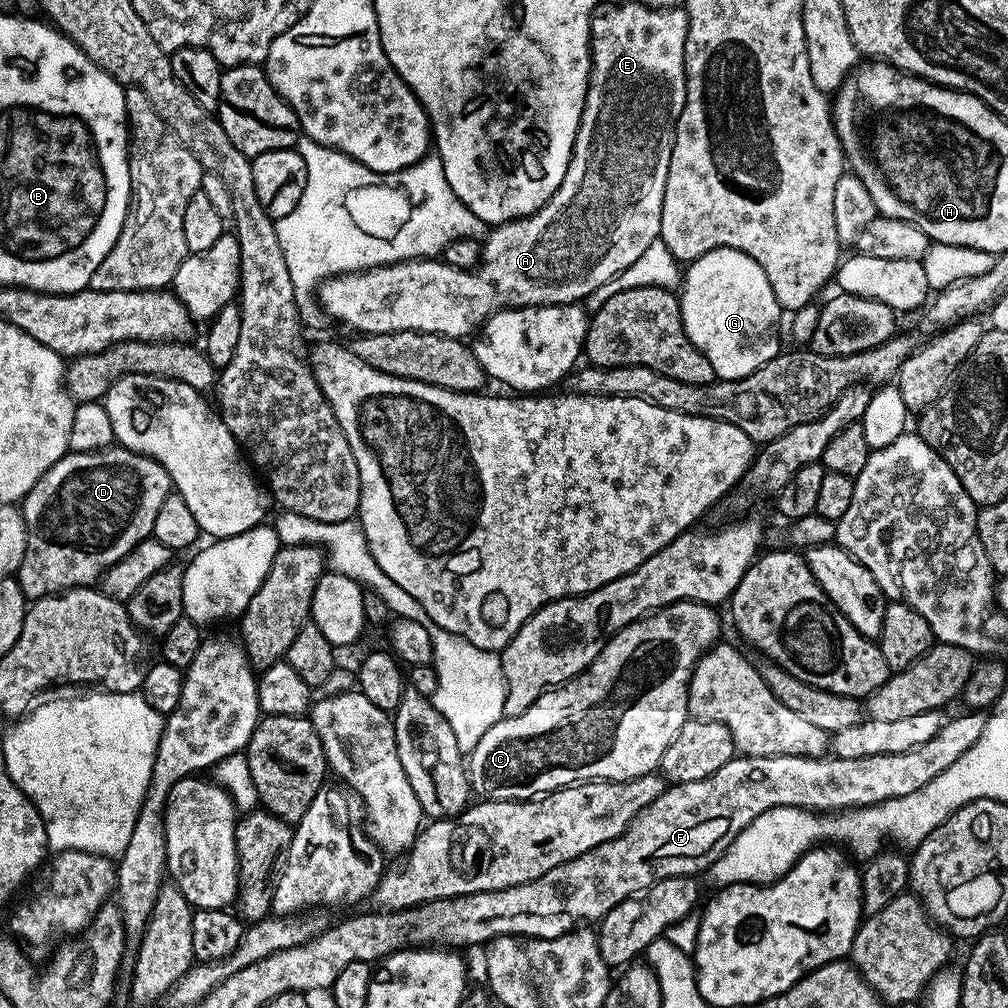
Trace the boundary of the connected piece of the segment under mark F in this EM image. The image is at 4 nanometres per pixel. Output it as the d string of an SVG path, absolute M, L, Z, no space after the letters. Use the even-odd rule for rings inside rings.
M964 714L968 716L960 716L957 720L949 719L934 738L930 738L930 742L922 742L922 746L914 746L914 750L906 750L902 754L874 754L866 758L842 758L836 756L829 758L811 758L809 756L741 756L737 755L730 762L726 762L726 766L722 766L722 770L718 770L710 778L702 778L698 782L686 782L685 784L673 784L665 787L664 793L658 798L654 798L654 802L650 802L648 806L642 809L636 817L628 823L620 836L613 837L599 844L594 850L590 850L586 854L582 854L578 858L574 858L569 864L558 866L554 870L550 870L546 874L542 874L542 878L531 880L525 884L519 884L517 888L505 888L503 892L475 892L473 896L466 896L455 901L456 916L460 921L451 920L448 916L440 916L428 928L428 936L432 940L457 940L460 944L476 944L480 940L480 924L492 924L497 920L500 924L505 924L507 931L512 934L521 934L526 938L537 938L539 940L553 940L569 931L577 922L599 922L604 919L604 915L614 906L618 906L623 902L637 894L643 893L645 890L657 884L660 880L666 880L669 876L687 876L695 877L695 872L711 869L712 863L716 861L723 852L730 846L730 842L734 842L734 838L738 838L738 834L746 827L750 826L750 822L754 822L754 818L758 818L758 814L762 814L771 808L807 808L809 810L847 810L849 808L857 808L866 804L877 804L882 800L890 798L900 798L902 794L914 794L914 790L918 790L918 786L926 786L926 782L938 778L938 774L942 774L942 770L946 770L946 766L954 766L954 762L958 762L958 758L962 758L962 754L966 754L968 750L976 742L984 730L985 717L980 714Z

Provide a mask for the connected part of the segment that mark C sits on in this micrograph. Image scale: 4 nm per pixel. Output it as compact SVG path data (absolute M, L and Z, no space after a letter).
M680 600L677 604L667 604L664 608L658 608L643 616L641 620L635 620L626 625L620 632L615 632L609 640L605 640L603 650L590 662L590 666L580 672L573 680L560 684L557 688L551 688L529 706L526 711L517 716L504 716L474 746L466 760L468 779L473 793L476 792L481 801L486 800L531 800L539 798L549 792L556 792L560 788L567 788L581 782L594 780L633 780L639 776L647 776L655 773L660 766L662 754L666 754L666 746L678 738L678 730L690 718L688 715L688 683L692 681L692 672L696 663L705 652L709 651L717 643L716 635L720 632L720 620L716 617L717 609L710 604L700 604L697 600Z

